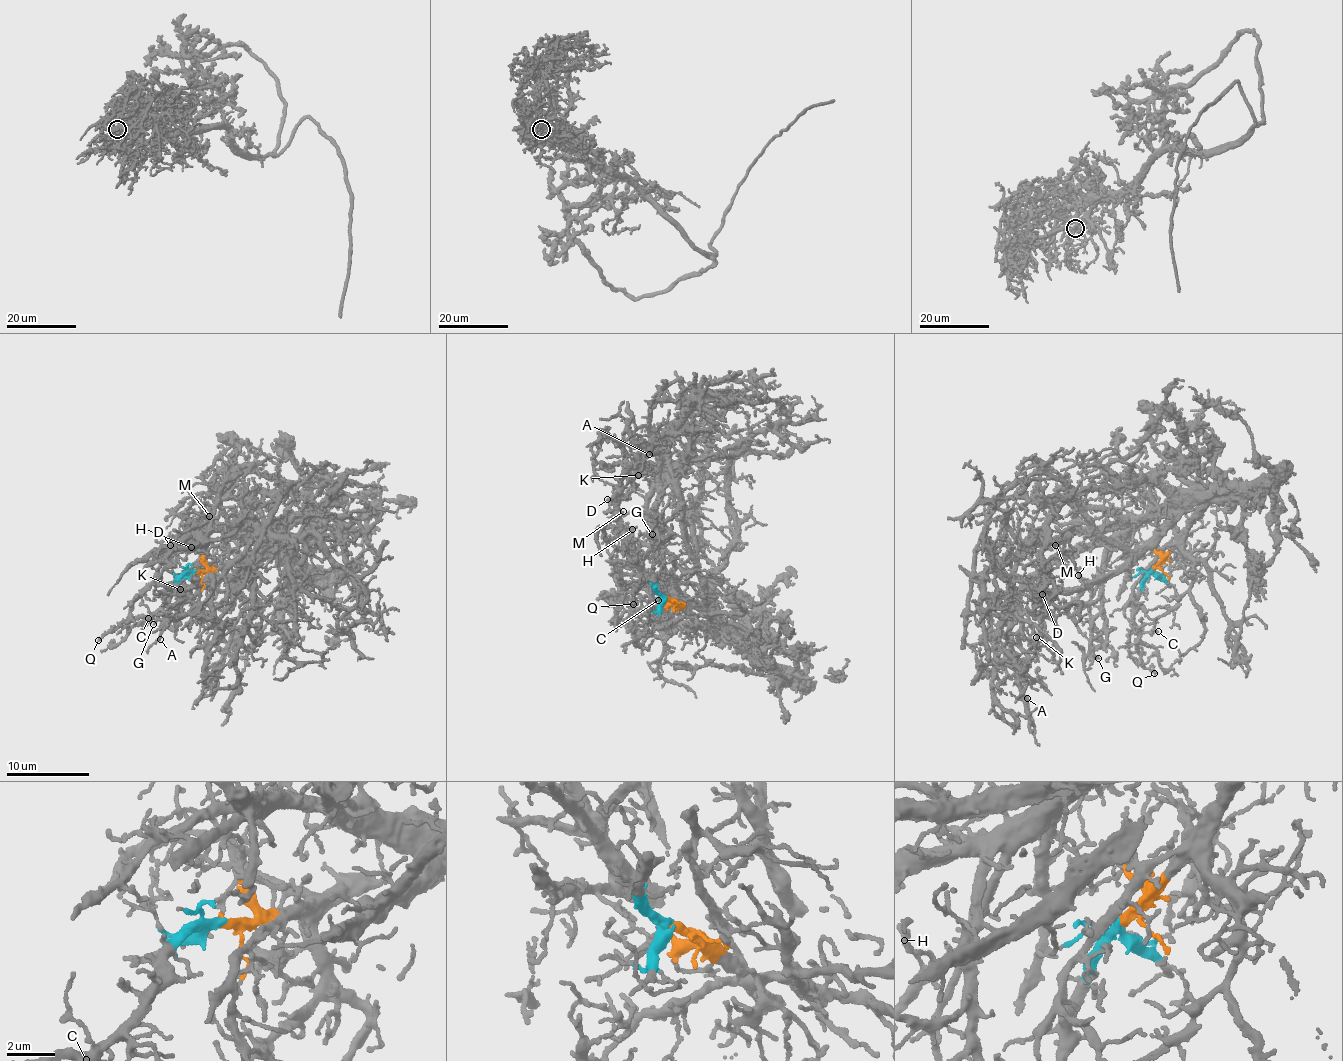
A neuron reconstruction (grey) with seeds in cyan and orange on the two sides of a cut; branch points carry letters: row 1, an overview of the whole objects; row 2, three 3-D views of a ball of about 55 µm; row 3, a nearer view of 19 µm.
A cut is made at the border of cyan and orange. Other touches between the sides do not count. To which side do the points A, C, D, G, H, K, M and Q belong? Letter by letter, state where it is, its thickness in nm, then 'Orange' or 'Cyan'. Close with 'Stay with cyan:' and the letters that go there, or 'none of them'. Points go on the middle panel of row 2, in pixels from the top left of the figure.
A: Place: (649, 454). Thickness 130 nm. Orange
C: Place: (658, 600). Thickness 100 nm. Cyan
D: Place: (607, 499). Thickness 340 nm. Orange
G: Place: (652, 534). Thickness 160 nm. Orange
H: Place: (632, 529). Thickness 150 nm. Orange
K: Place: (638, 475). Thickness 140 nm. Orange
M: Place: (623, 511). Thickness 150 nm. Orange
Q: Place: (633, 604). Thickness 130 nm. Cyan
Stay with cyan: C, Q

